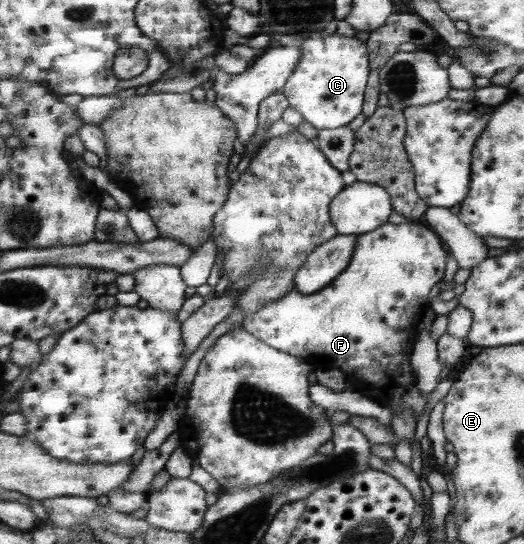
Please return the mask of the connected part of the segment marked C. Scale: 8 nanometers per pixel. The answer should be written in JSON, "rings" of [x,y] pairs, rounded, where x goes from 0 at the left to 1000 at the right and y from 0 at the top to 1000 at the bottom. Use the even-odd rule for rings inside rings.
{"rings":[[[641,59],[609,63],[576,74],[569,112],[534,169],[548,180],[548,193],[569,202],[578,222],[594,226],[595,233],[641,237],[691,208],[691,167],[700,160],[704,134],[706,103],[695,68],[653,68]]]}

